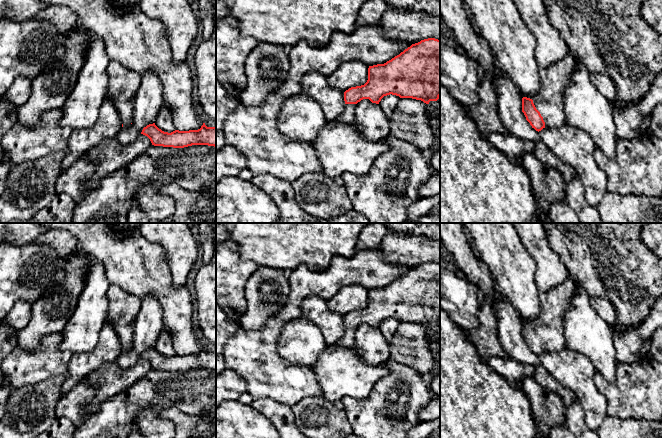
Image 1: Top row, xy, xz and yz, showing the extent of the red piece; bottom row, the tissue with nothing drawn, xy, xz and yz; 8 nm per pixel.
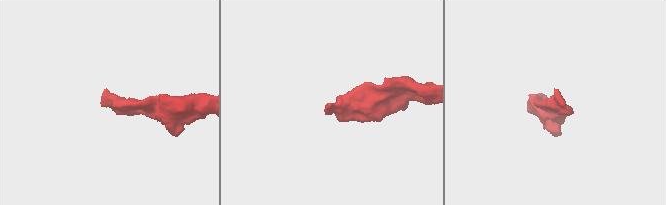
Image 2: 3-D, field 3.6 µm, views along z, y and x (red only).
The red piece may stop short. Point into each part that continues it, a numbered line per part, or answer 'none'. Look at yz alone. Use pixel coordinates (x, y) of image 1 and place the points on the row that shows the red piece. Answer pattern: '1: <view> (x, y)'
1: yz (548, 100)

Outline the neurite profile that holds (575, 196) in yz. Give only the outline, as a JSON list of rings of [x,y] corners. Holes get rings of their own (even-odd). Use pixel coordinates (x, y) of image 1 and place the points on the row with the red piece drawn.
[[[576,173],[575,177],[566,184],[565,191],[565,201],[578,215],[579,223],[605,223],[598,208],[590,205],[585,199],[585,192]]]

